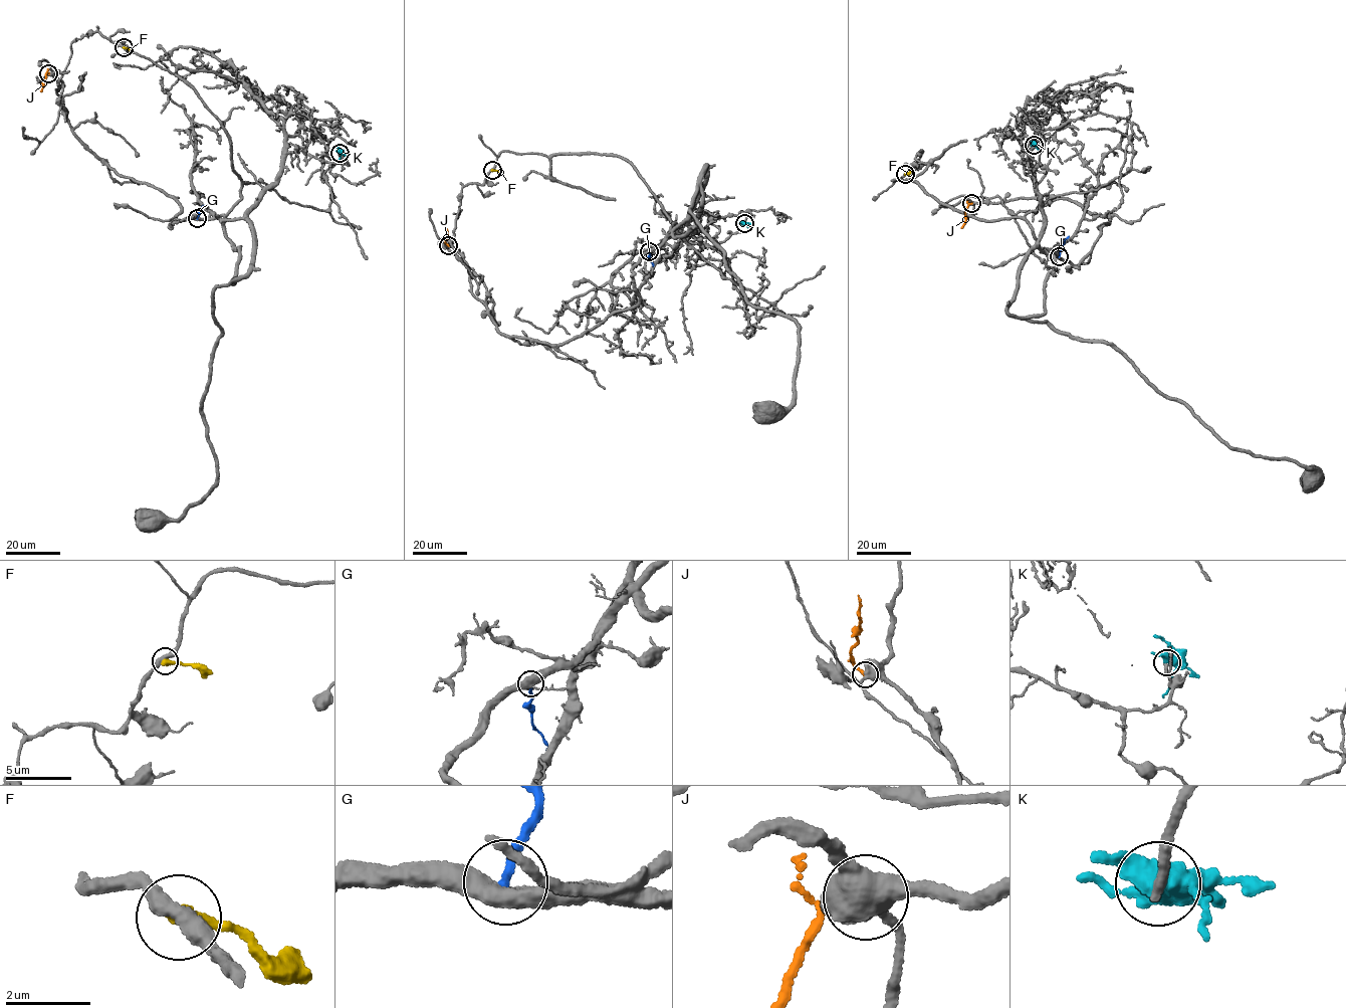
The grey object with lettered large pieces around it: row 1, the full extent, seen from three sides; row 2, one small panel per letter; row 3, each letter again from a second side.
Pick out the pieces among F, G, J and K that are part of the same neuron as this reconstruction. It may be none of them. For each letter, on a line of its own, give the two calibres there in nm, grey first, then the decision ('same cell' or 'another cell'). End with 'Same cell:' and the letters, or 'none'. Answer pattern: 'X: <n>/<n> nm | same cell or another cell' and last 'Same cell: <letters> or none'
F: 400/360 nm | another cell
G: 550/190 nm | another cell
J: 550/280 nm | another cell
K: 240/440 nm | another cell
Same cell: none

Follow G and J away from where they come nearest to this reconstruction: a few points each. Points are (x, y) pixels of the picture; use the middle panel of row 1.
G: (650, 251), (653, 266)
J: (448, 245), (446, 228)

